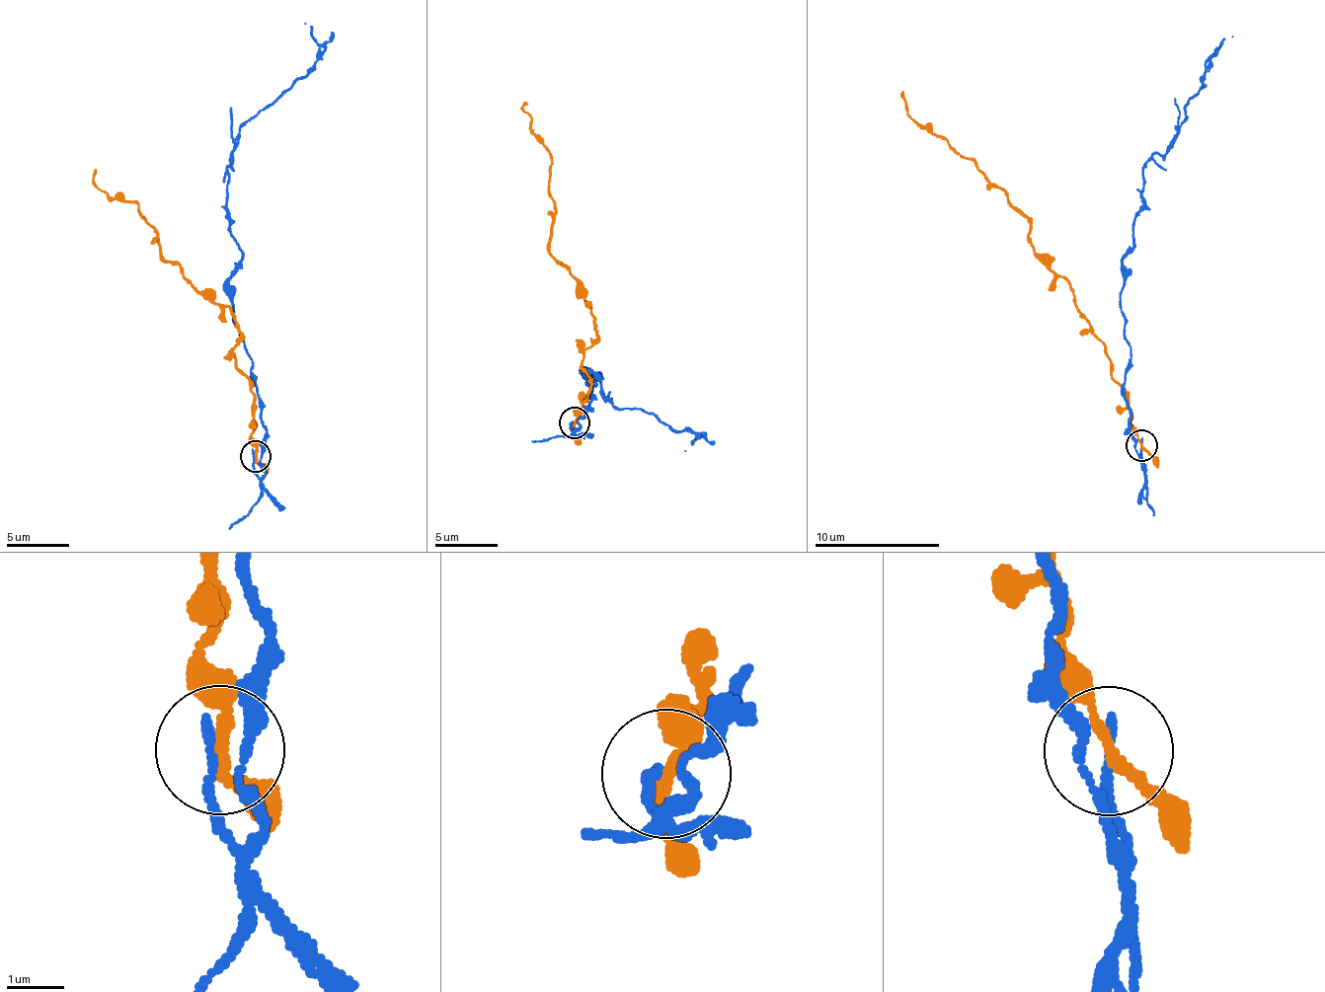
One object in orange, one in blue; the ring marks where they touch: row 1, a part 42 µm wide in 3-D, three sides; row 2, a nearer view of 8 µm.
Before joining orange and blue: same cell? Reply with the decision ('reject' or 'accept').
reject

